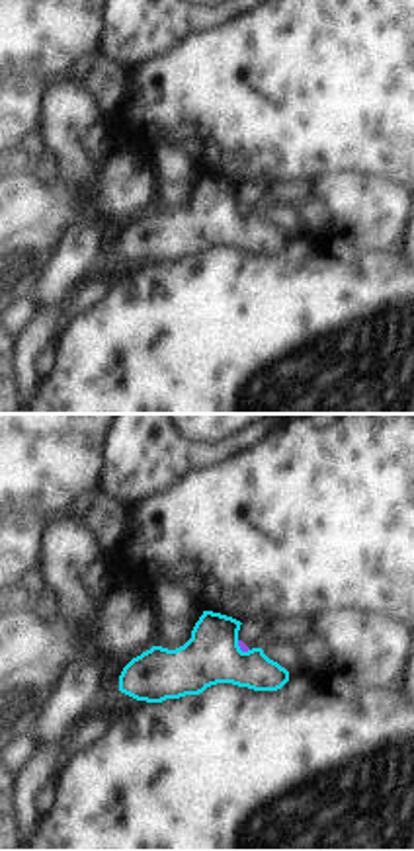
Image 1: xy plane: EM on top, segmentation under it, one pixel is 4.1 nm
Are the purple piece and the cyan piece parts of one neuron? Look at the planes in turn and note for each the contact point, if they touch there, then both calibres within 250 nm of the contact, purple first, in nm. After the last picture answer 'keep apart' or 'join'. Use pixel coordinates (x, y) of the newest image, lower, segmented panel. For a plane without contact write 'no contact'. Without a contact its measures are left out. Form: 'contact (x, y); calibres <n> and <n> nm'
contact (241, 648); calibres 30 and 220 nm

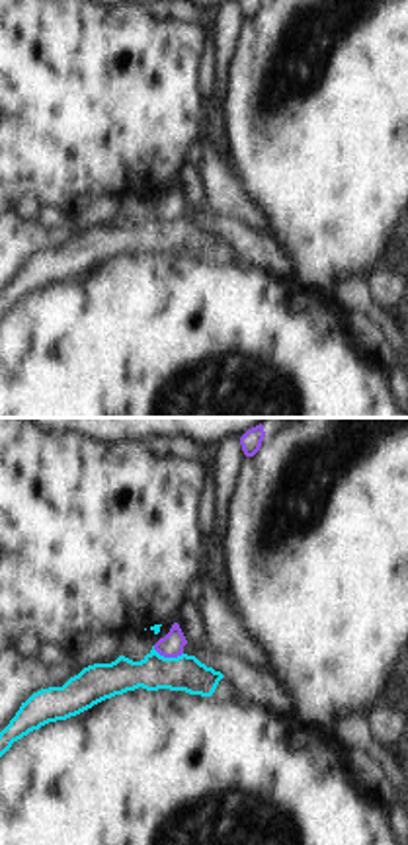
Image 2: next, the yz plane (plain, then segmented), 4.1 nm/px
contact (168, 656); calibres 100 and 150 nm

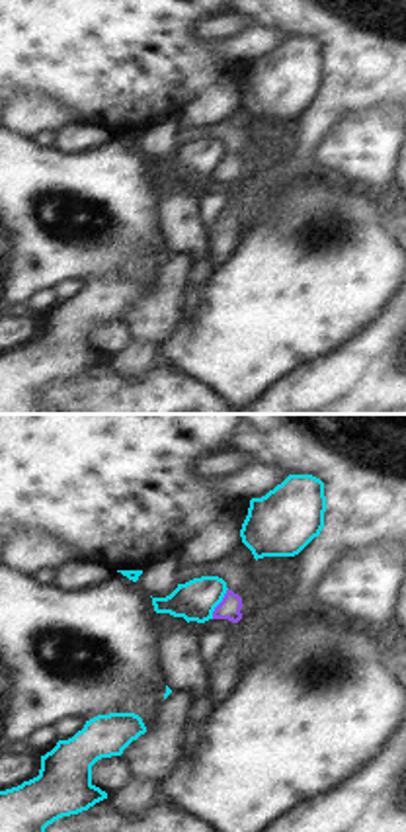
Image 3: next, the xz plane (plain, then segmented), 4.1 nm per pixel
contact (219, 604); calibres 90 and 170 nm

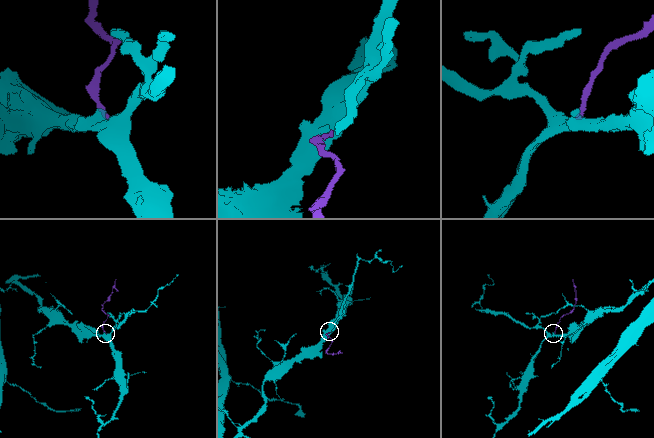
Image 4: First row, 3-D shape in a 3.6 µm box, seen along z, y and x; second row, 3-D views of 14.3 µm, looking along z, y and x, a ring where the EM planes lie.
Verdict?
keep apart

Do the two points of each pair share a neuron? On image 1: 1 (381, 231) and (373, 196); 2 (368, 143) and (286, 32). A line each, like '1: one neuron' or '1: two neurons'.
1: one neuron
2: one neuron

